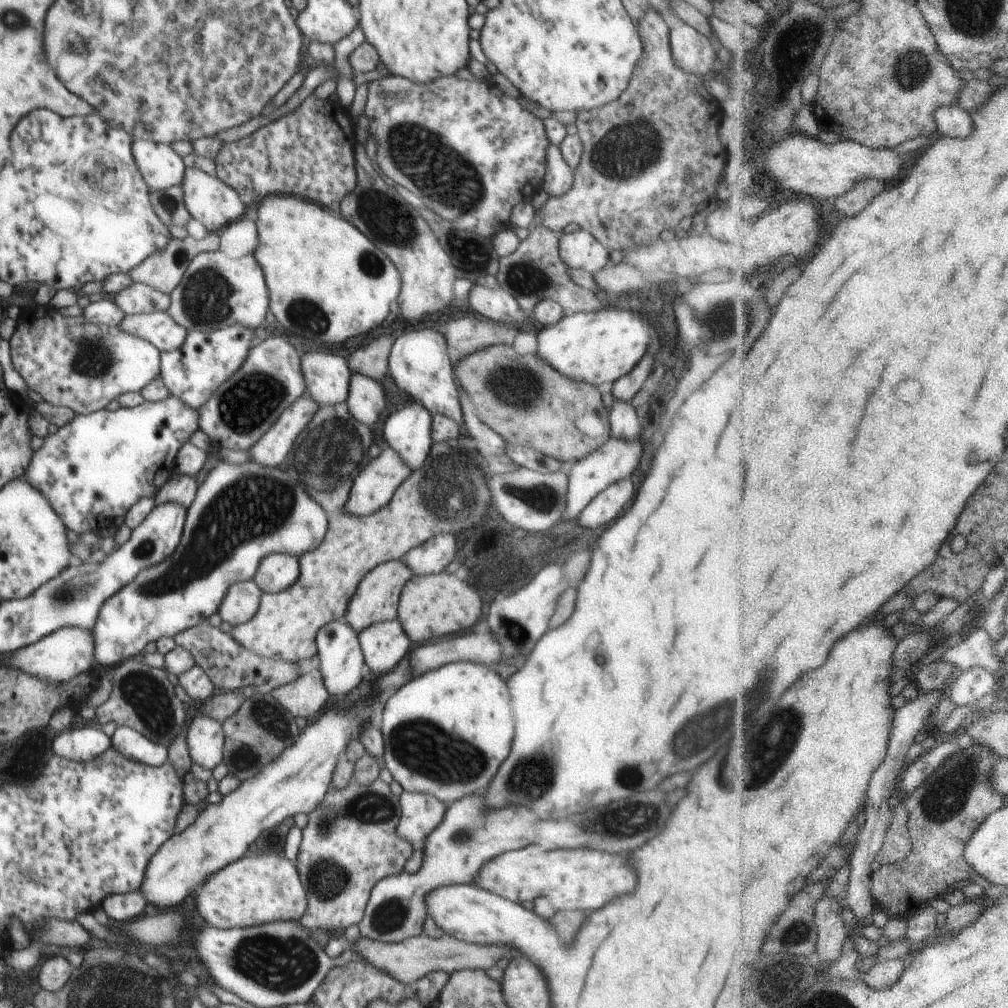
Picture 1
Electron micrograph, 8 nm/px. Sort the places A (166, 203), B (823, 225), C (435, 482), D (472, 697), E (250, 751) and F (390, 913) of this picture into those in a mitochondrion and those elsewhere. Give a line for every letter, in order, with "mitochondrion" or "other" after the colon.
A: mitochondrion
B: other
C: mitochondrion
D: other
E: mitochondrion
F: mitochondrion

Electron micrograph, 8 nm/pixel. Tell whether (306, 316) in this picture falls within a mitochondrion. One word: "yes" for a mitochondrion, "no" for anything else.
yes

